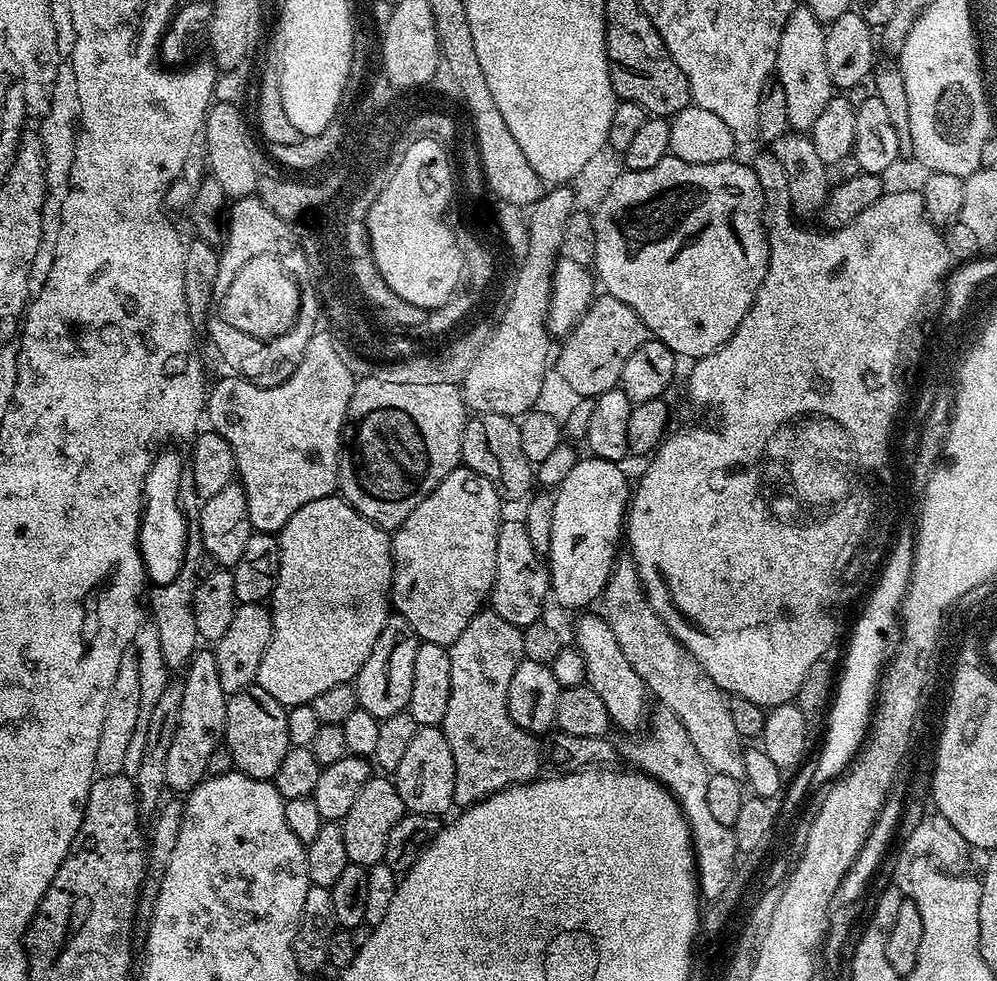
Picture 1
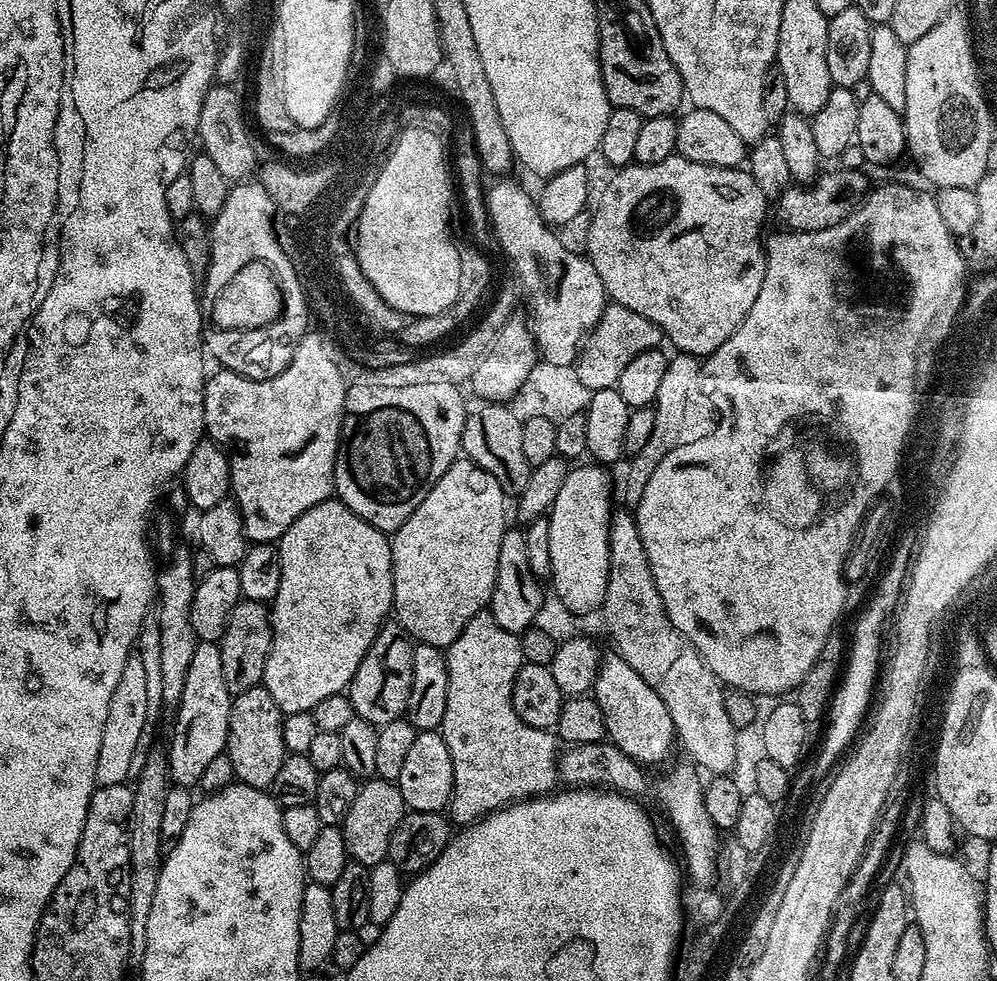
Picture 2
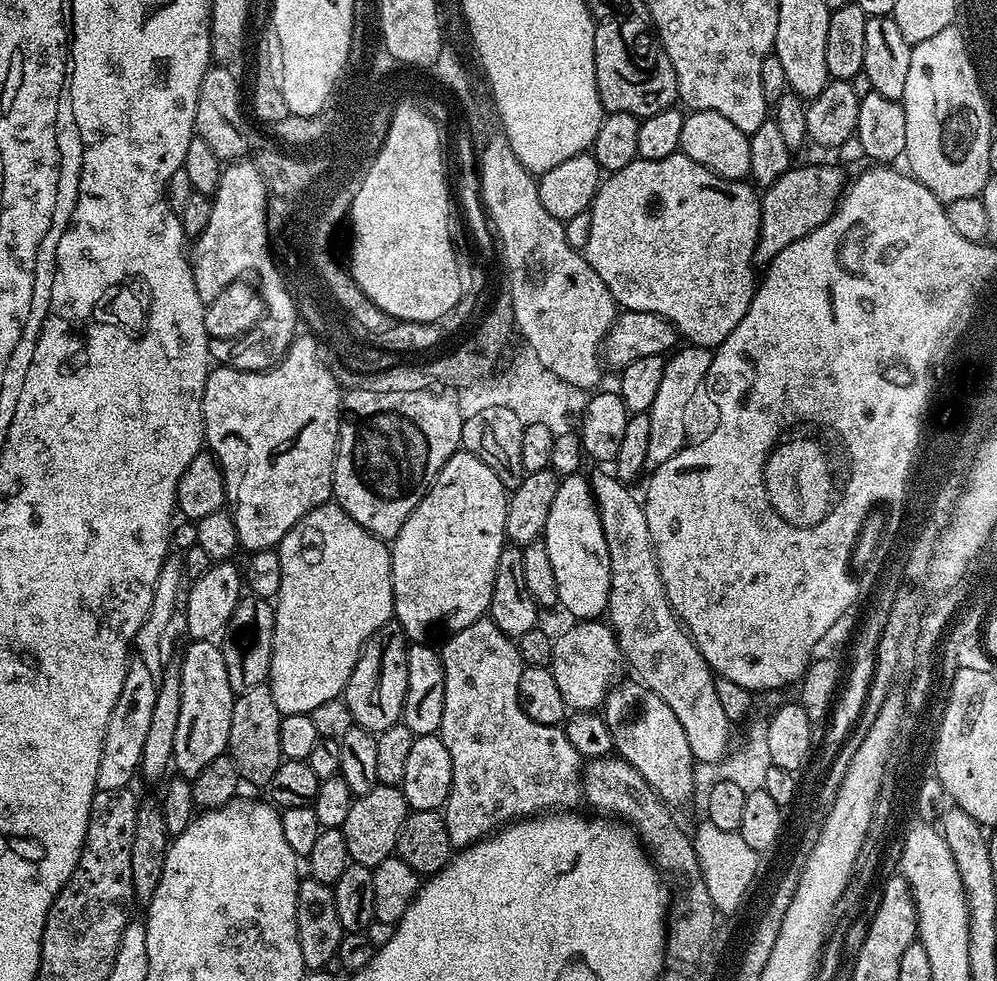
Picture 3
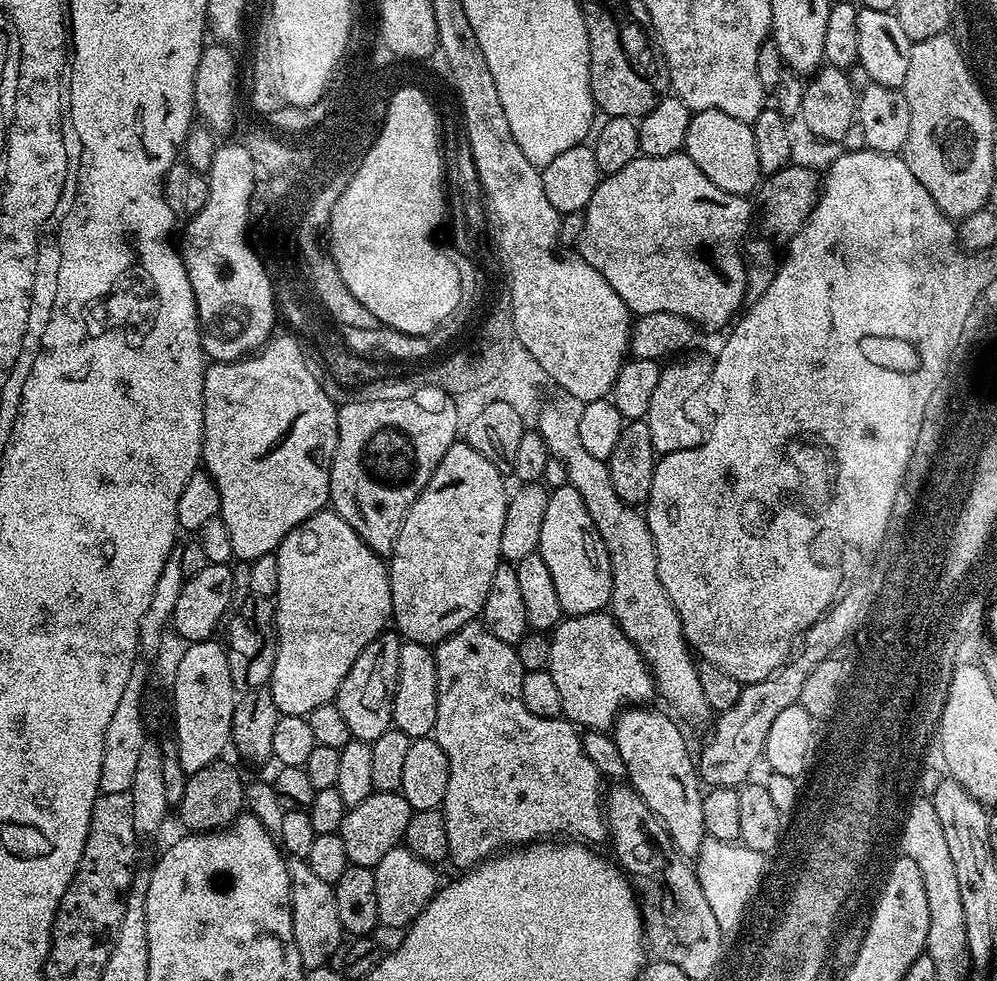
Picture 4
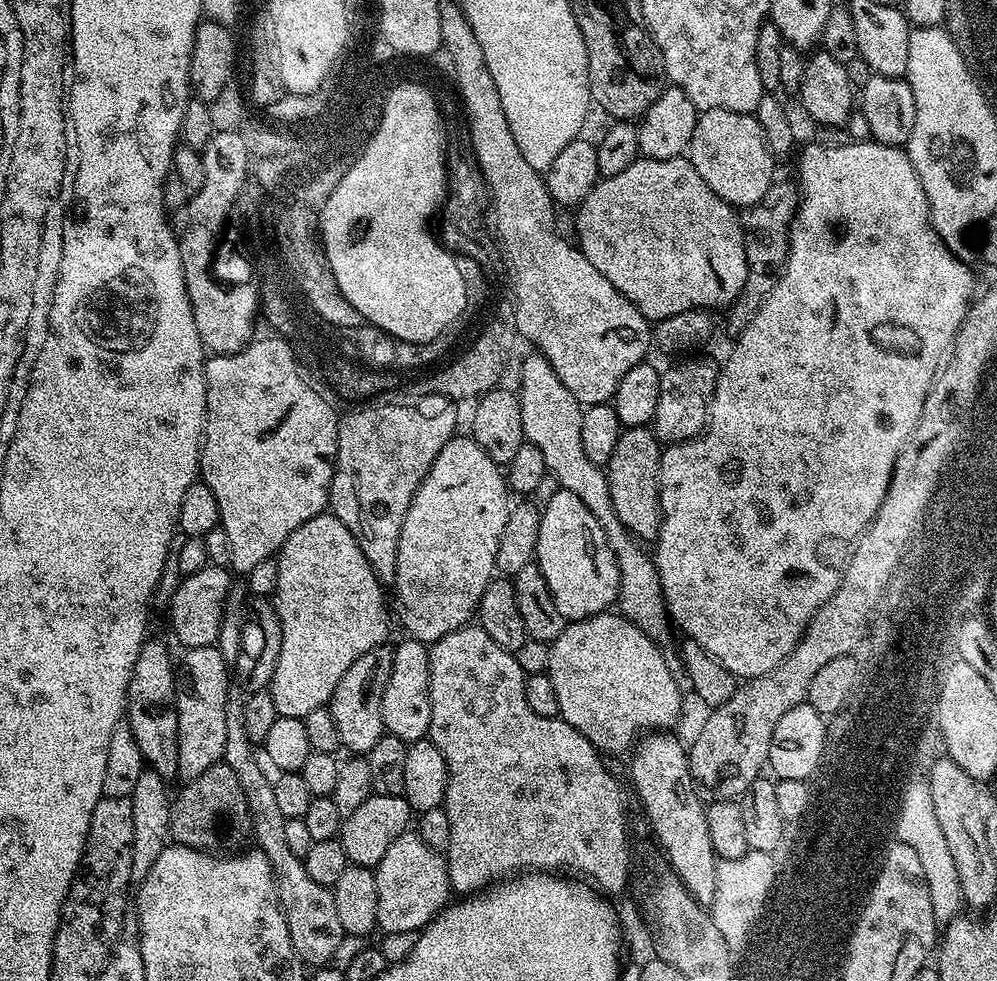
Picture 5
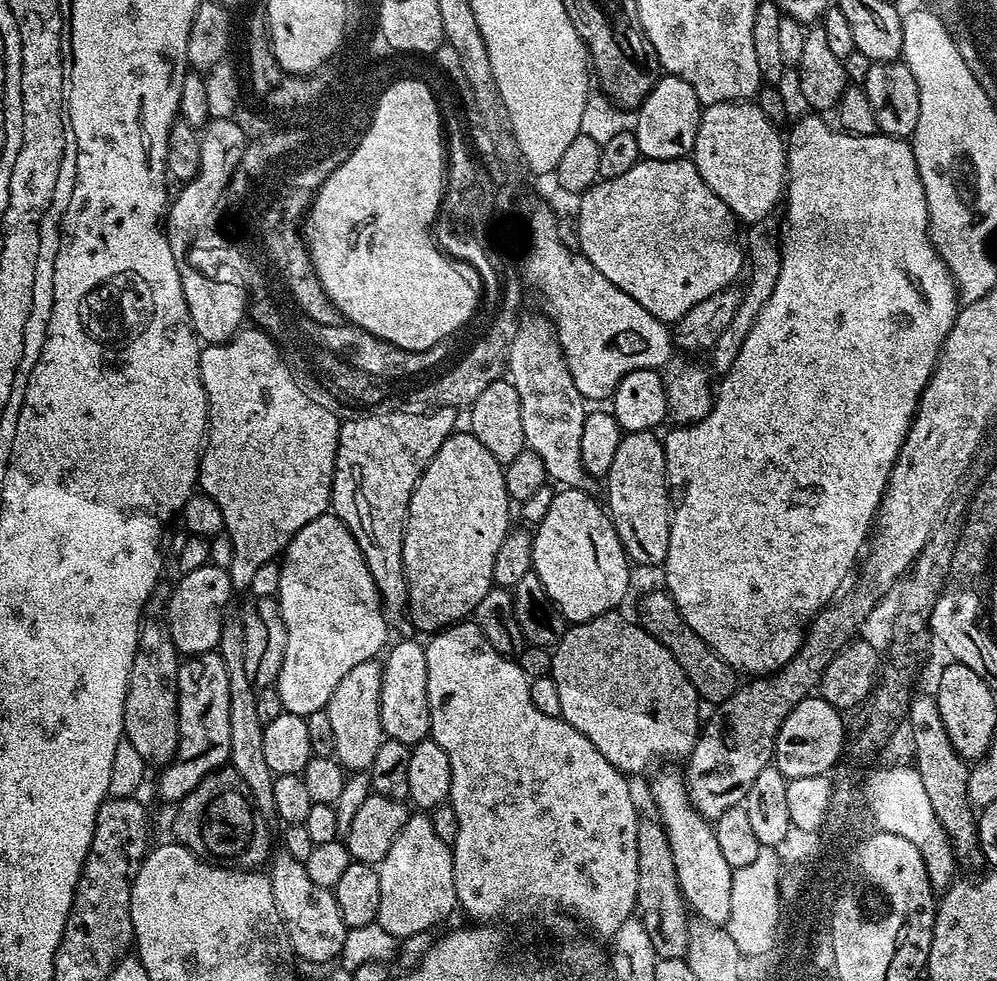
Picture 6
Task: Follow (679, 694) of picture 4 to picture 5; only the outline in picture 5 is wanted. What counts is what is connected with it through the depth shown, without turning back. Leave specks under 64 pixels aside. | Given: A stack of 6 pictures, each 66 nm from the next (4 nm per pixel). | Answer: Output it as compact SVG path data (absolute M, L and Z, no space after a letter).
M531 354L524 360L524 369L520 372L520 409L522 410L522 426L527 443L538 446L542 450L542 458L546 458L548 474L552 475L560 487L570 490L570 494L578 494L586 510L598 518L598 526L604 528L606 542L610 550L614 550L614 558L620 571L620 594L618 608L624 617L634 622L652 641L660 642L670 629L668 609L664 606L664 592L660 589L660 579L656 577L656 562L643 543L632 535L632 531L618 518L614 510L614 502L610 498L607 471L601 465L590 462L586 458L586 450L582 450L582 405L562 386L558 374L550 366L545 356Z

